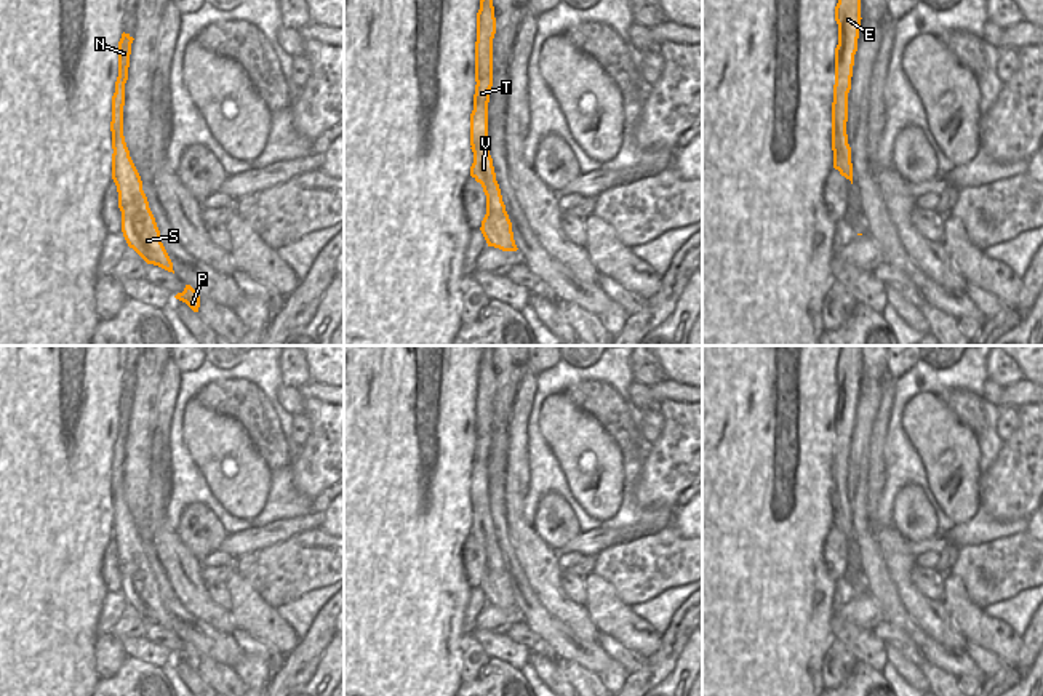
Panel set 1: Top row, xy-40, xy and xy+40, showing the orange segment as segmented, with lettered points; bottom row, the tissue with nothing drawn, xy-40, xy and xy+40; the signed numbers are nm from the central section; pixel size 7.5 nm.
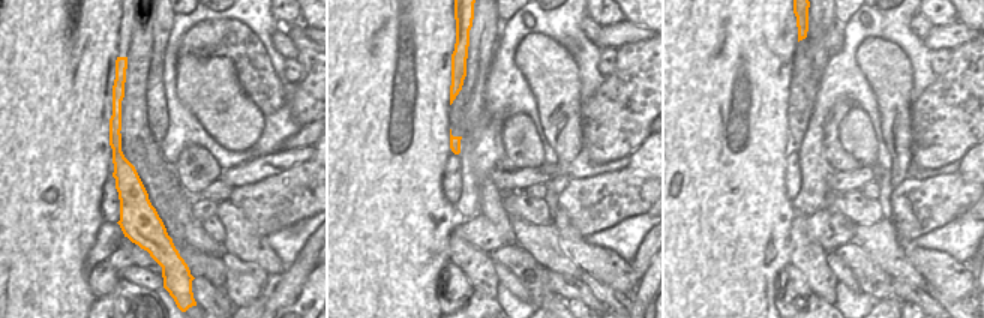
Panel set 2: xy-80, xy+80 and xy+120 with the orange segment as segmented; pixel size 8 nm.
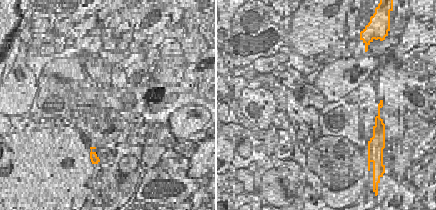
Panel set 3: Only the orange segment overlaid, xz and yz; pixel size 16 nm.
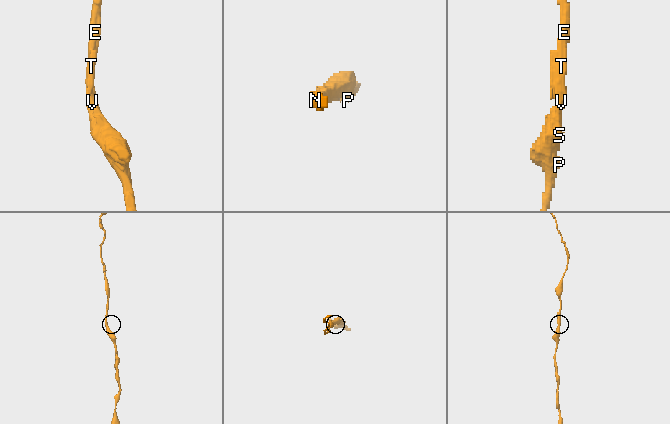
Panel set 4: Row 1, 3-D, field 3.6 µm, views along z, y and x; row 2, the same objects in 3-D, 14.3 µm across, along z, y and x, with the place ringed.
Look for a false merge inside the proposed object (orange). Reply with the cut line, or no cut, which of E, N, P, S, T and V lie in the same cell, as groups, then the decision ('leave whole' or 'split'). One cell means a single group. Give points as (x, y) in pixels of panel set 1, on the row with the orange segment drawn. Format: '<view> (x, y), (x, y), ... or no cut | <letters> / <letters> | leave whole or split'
no cut | E N P S T V | leave whole

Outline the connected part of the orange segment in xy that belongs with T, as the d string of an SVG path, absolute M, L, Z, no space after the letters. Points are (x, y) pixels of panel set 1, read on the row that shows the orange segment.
M480 0L477 13L475 42L475 94L470 114L470 149L474 163L470 176L482 184L486 195L486 214L482 221L482 234L488 246L502 251L517 251L512 222L502 202L501 189L496 181L488 139L488 102L493 86L493 38L496 34L496 18L493 0Z

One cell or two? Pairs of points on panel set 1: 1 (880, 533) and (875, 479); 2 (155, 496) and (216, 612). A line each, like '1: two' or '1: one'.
1: one
2: one

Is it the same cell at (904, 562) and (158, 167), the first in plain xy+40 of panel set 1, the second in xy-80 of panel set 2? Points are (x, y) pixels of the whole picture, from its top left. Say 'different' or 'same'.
different

